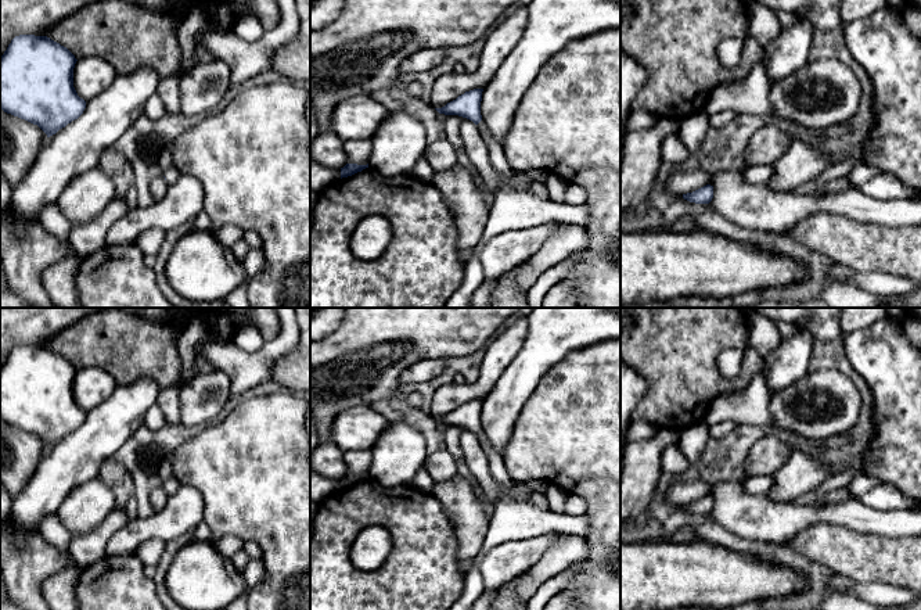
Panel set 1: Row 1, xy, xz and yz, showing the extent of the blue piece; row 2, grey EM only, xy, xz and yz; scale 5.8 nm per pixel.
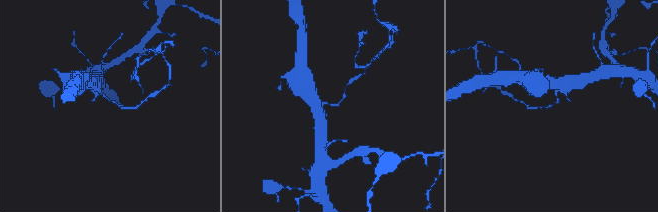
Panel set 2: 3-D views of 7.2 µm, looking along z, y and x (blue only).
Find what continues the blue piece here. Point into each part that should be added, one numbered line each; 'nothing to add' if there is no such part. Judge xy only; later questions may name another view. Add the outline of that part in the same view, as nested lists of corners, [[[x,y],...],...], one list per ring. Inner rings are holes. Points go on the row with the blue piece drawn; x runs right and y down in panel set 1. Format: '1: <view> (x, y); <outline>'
1: xy (172, 173); [[[173,165],[170,166],[163,176],[166,177],[168,184],[173,184],[175,182],[177,182],[177,179],[180,177],[180,172],[179,169]]]

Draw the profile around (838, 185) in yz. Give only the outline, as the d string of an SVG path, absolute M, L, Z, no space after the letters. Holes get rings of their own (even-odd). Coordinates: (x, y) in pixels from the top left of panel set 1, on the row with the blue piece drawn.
M845 176L816 184L816 191L820 194L837 194L841 191L859 190L855 189Z

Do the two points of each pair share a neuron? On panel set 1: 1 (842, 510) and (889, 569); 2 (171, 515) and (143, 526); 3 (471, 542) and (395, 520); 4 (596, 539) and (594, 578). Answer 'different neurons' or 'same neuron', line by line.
1: different neurons
2: same neuron
3: different neurons
4: same neuron

